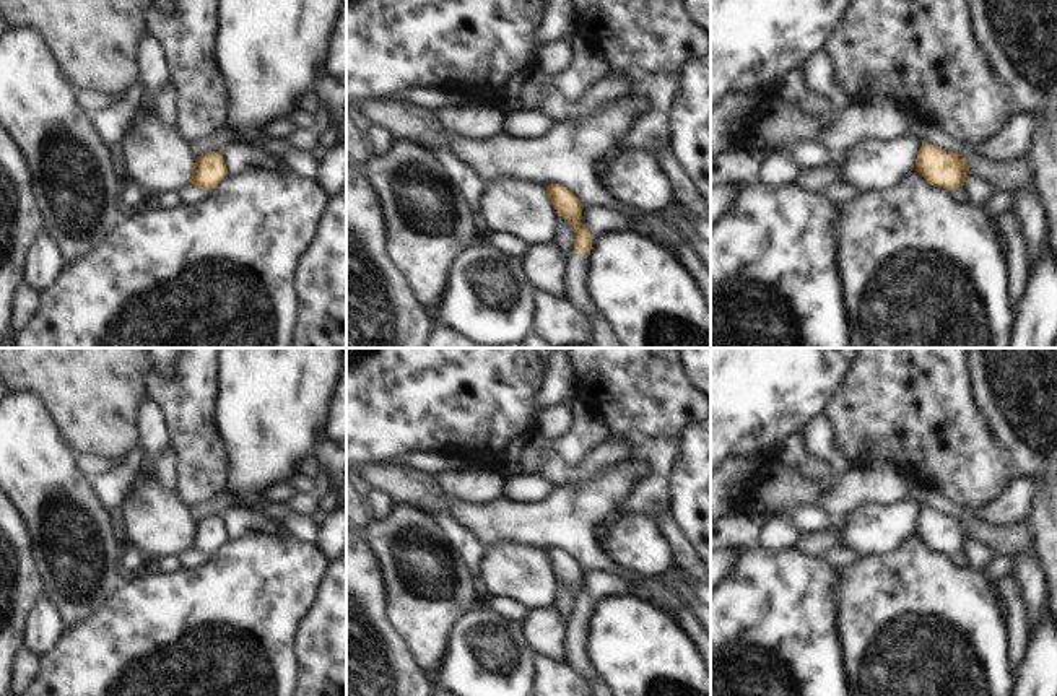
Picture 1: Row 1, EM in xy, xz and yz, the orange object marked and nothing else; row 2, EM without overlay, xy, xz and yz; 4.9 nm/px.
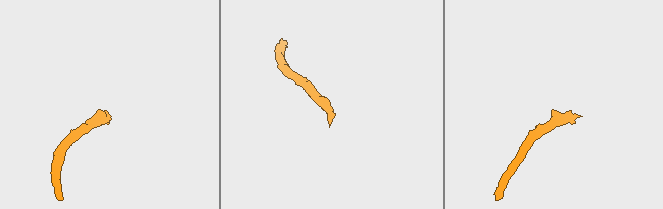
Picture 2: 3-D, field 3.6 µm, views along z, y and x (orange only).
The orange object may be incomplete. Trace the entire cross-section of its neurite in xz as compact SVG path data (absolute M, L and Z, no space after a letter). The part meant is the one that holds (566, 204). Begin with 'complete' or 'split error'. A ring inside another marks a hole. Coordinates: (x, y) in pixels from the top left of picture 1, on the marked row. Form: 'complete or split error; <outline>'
split error; M550 184L546 185L546 190L558 216L568 220L576 234L576 246L566 259L564 298L584 315L590 317L594 312L597 312L597 309L589 296L585 276L589 272L587 260L594 237L585 224L582 224L579 220L584 205L568 187L561 184Z

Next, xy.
complete; M208 151L194 163L190 184L202 190L211 190L228 174L221 151Z

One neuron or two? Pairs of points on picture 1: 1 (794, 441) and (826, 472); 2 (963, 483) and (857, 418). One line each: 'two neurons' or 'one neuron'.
1: one neuron
2: one neuron

